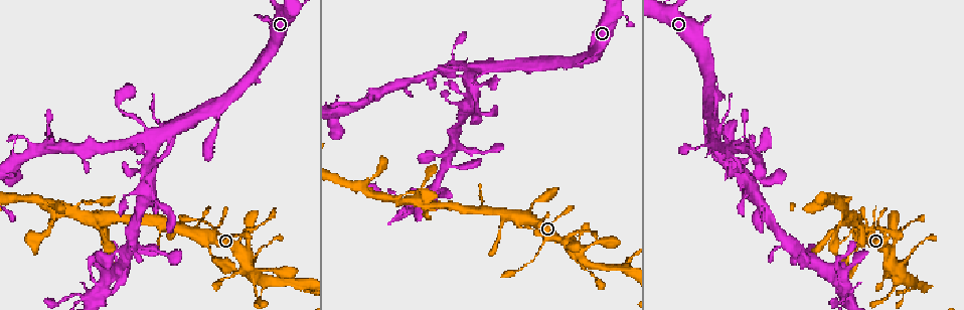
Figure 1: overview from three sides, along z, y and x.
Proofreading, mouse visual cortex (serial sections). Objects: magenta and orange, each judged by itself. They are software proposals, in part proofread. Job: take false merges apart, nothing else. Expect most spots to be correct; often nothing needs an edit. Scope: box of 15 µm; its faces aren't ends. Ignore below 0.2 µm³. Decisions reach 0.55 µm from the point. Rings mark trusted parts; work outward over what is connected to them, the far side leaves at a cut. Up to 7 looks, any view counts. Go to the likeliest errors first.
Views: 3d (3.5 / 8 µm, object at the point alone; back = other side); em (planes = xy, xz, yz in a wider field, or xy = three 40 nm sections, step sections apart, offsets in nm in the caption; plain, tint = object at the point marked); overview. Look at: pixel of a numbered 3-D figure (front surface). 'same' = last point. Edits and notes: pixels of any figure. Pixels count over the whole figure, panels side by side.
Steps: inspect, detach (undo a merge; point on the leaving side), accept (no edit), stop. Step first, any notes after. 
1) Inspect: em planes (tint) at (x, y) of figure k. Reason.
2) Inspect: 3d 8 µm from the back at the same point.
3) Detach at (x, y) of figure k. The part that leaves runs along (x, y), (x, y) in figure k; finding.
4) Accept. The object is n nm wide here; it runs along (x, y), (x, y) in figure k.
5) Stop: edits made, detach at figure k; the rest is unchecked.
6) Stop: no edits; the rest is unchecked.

Inspect: 3d 3.5 µm at (208, 243) of figure 1. Calibre changes.

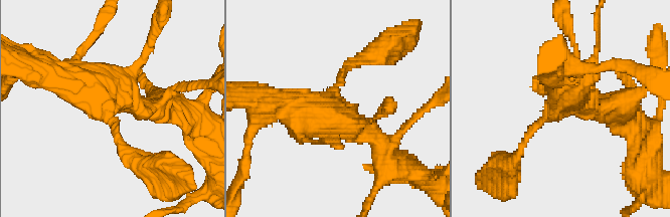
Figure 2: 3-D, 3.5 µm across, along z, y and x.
Inspect: em xy step 3 (tint) at (105, 105) of figure 2.

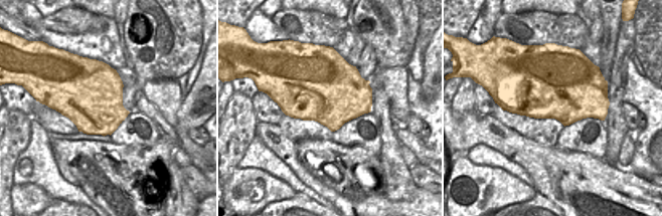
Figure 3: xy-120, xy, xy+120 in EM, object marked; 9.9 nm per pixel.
Accept. It runs along (592, 110), (571, 90), (535, 125), (520, 153) in figure 2; all the same cell.

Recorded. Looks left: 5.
Inspect: 3d 8 µm from the back at (214, 130) of figure 1. Calibre changes.

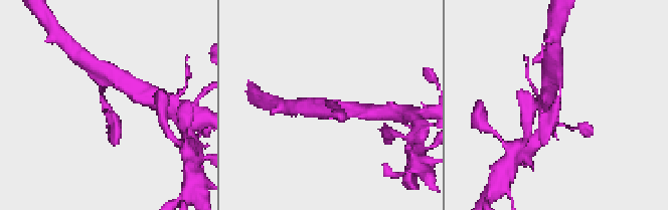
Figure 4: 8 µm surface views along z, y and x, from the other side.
Inspect: 3d 3.5 µm at (106, 104) of figure 4. Closer look.

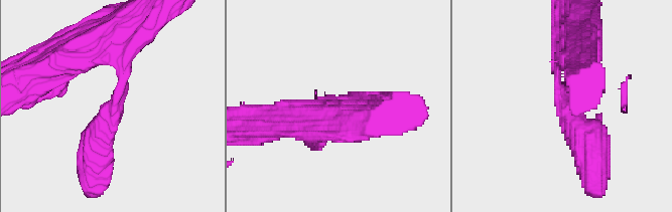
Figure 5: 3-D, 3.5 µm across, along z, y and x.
Accept. All the same cell.

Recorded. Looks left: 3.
Inspect: 3d 3.5 µm at (153, 134) of figure 1. Calibre changes.

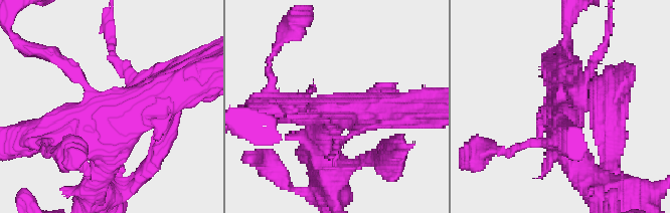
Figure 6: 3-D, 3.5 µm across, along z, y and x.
Inspect: em planes (tint) at (333, 109) of figure 6. Now the EM.

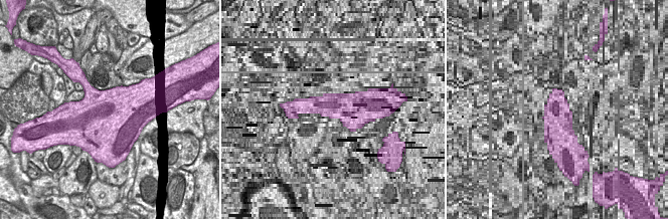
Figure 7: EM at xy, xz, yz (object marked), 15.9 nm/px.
Inspect: em xy step 2 (tint) at the same point.

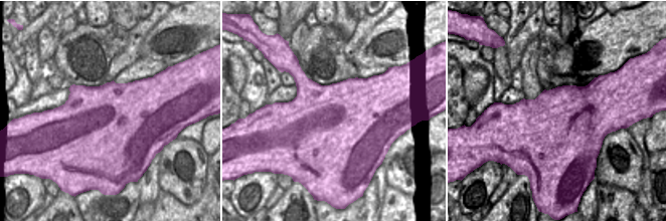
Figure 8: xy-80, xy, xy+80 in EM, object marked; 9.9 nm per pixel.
Accept. It runs along (166, 93), (119, 121), (95, 189) in figure 6; all the same cell.

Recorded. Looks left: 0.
Stop: no edits; the rest is unchecked.

